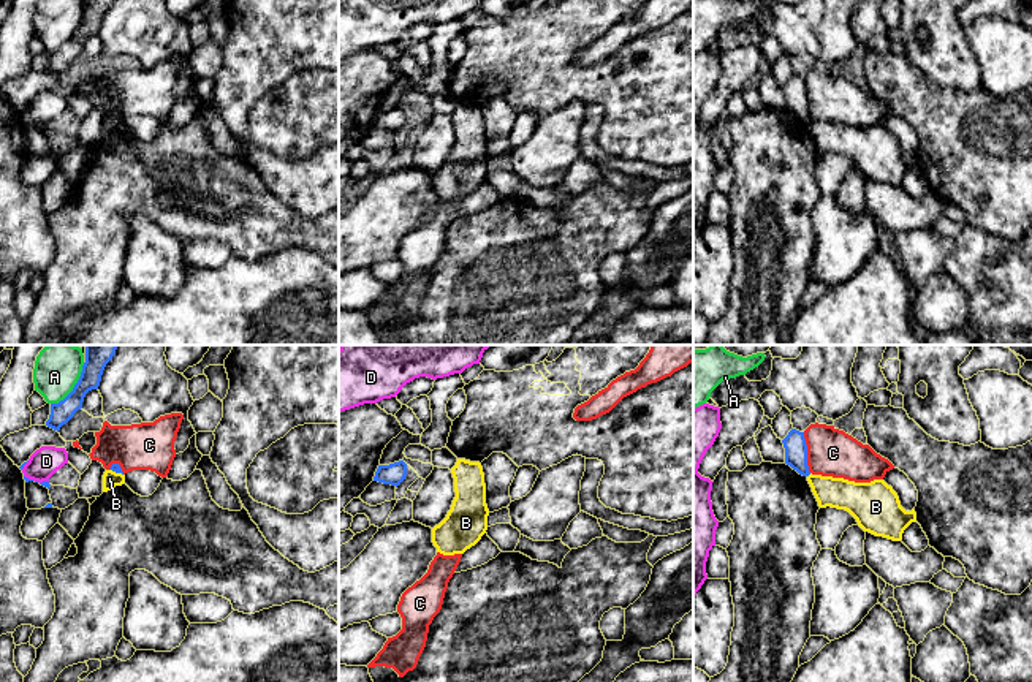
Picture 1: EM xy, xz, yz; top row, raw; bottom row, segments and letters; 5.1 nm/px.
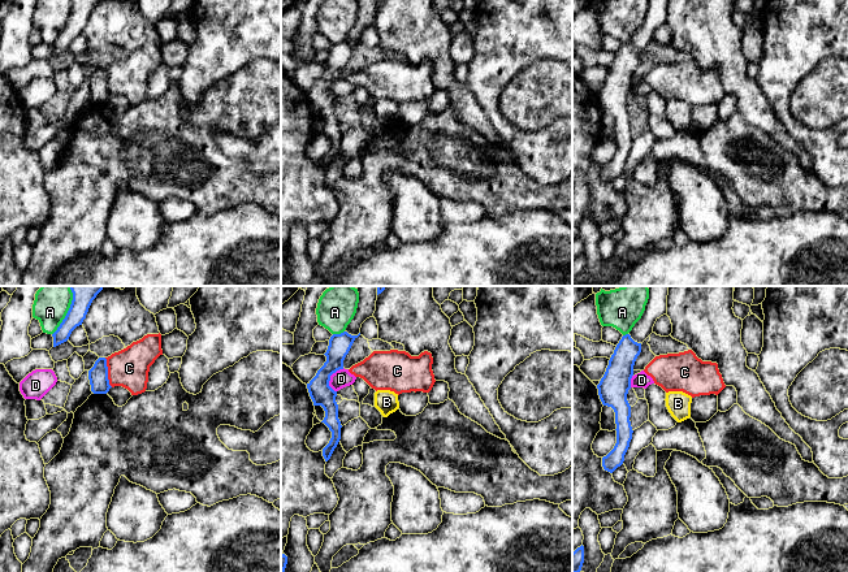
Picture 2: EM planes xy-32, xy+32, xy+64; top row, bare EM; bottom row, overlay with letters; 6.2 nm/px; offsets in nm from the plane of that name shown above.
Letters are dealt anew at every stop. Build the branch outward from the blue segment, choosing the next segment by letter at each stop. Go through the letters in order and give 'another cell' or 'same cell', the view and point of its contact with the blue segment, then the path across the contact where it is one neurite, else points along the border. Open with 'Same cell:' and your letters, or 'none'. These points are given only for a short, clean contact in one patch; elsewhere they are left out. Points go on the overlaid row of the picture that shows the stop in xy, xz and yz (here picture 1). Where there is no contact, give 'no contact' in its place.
Same cell: none
A: another cell | xy (75, 386) | along xy (84, 363), (75, 386), (62, 399), (51, 404)
B: another cell | xy (116, 472) | along xy (110, 469), (122, 475)
C: another cell | yz (806, 453) | along yz (803, 432), (808, 469), (811, 472)
D: another cell | xy (37, 481)

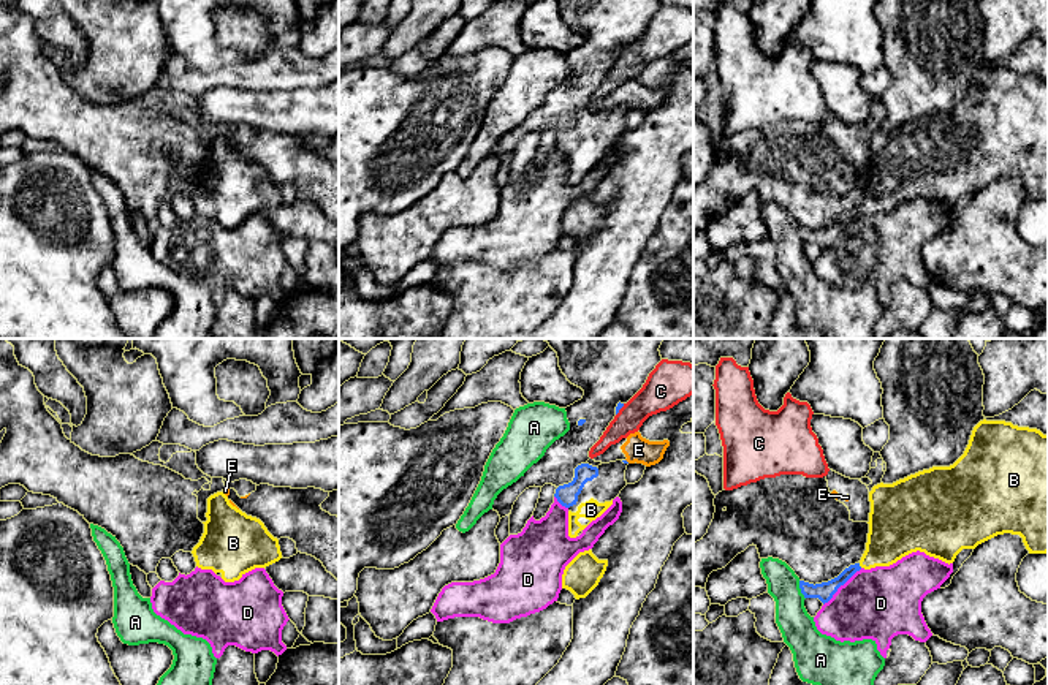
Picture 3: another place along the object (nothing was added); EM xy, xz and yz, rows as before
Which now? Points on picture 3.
Same cell: B
A: another cell | yz (801, 590) | along yz (798, 581), (804, 598)
B: same cell | yz (858, 565) | across yz (825, 590), (858, 565), (895, 532)
C: another cell | xz (619, 408)
D: another cell | yz (841, 584) | along yz (861, 568), (823, 605)
E: another cell | no contact

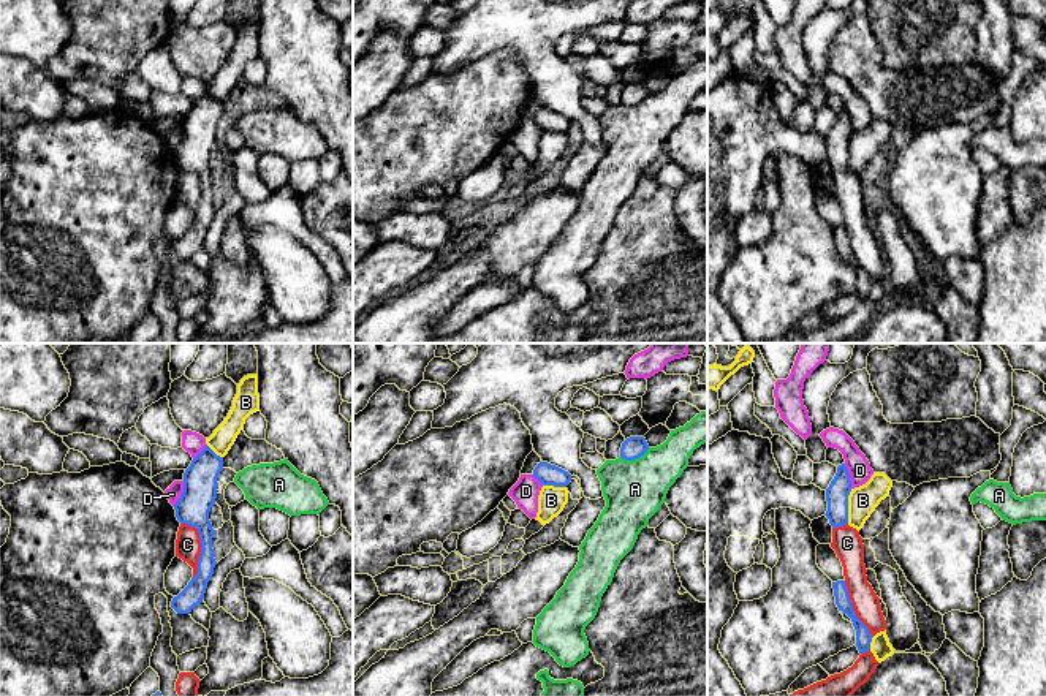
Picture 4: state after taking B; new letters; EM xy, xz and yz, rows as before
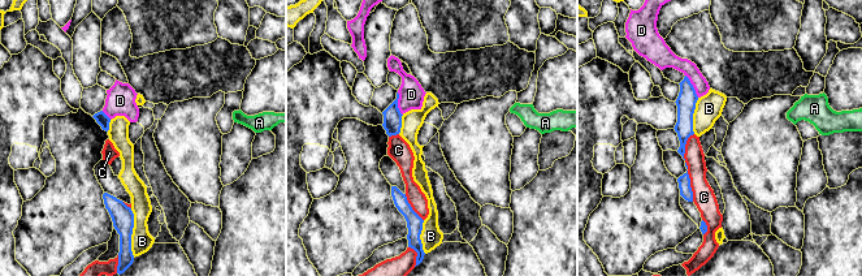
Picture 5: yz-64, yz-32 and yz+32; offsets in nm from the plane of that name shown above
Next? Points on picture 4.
Same cell: none
A: another cell | xz (635, 457) | along xz (649, 448), (638, 457), (621, 457)
B: another cell | yz (847, 506)
C: another cell | xy (201, 546)
D: another cell | xy (182, 494) | along xy (184, 481), (184, 491), (173, 505)

